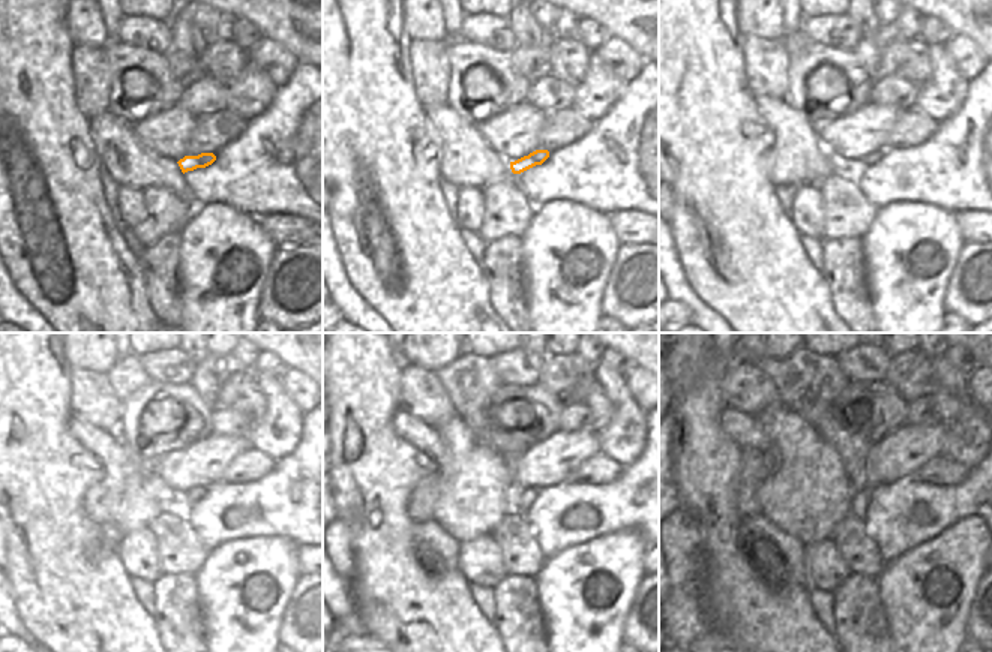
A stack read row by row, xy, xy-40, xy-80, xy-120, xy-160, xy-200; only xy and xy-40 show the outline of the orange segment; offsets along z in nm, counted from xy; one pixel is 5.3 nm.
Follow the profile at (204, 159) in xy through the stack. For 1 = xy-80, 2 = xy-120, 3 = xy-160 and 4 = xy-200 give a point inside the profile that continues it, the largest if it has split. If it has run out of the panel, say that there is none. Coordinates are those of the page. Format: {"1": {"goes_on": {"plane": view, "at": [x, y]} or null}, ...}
{"1": {"goes_on": {"plane": "xy-80", "at": [860, 165]}}, "2": {"goes_on": {"plane": "xy-120", "at": [185, 501]}}, "3": {"goes_on": {"plane": "xy-160", "at": [526, 496]}}, "4": {"goes_on": {"plane": "xy-200", "at": [860, 499]}}}

